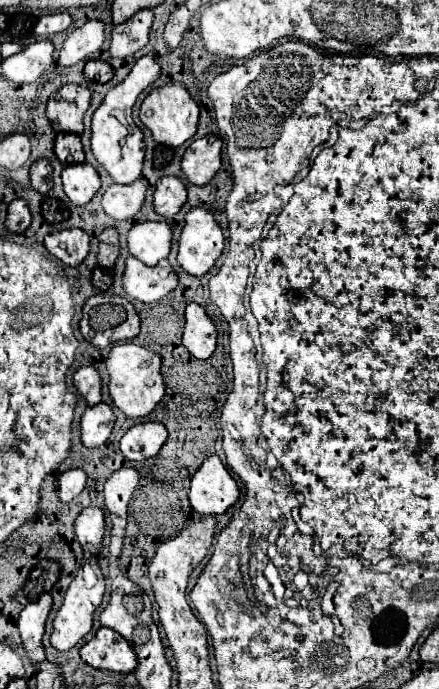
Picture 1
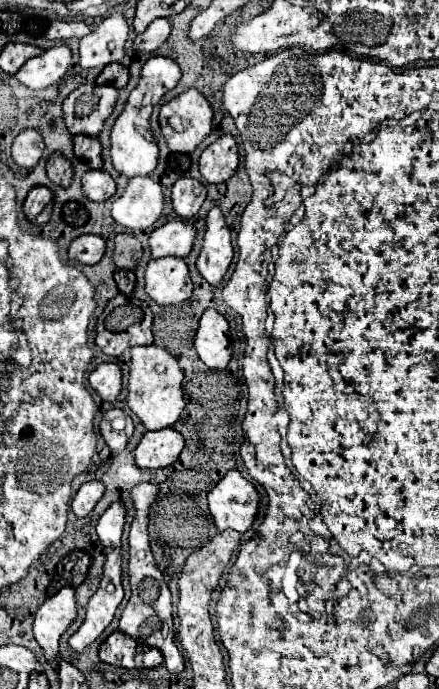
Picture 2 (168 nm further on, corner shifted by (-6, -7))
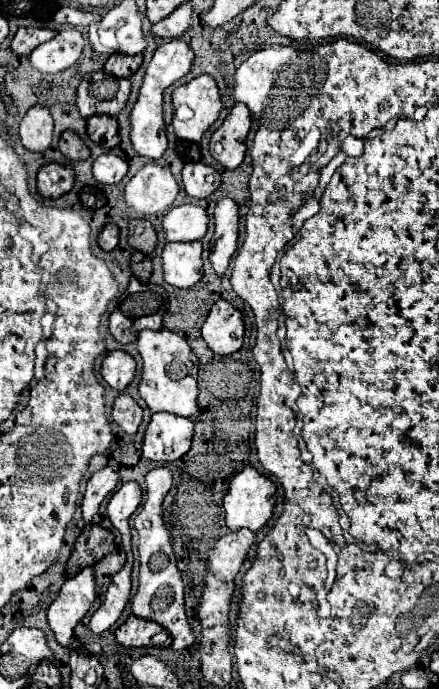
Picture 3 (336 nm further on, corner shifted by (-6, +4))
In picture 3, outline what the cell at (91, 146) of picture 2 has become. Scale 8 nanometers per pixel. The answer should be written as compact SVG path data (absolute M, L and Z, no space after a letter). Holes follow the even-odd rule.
M93 116L87 120L87 134L89 138L103 146L103 148L115 148L121 140L117 136L117 120L113 116Z

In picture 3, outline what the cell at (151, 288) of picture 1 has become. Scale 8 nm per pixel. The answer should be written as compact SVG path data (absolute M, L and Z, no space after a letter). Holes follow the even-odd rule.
M167 242L161 252L163 280L175 288L191 288L203 276L201 242Z

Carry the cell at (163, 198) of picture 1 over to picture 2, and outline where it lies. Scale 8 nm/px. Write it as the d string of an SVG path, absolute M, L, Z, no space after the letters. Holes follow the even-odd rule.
M181 177L175 185L173 185L173 209L179 217L183 219L191 219L203 205L207 197L207 187L191 177Z

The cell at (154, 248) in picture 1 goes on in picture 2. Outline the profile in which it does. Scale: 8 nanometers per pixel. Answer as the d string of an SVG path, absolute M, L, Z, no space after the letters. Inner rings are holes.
M173 219L163 227L155 229L149 237L151 255L157 257L187 257L193 249L195 227L189 221Z

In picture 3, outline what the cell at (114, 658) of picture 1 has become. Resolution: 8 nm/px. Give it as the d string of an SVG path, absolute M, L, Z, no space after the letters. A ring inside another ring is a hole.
M129 616L125 624L121 624L115 630L115 638L121 646L125 648L139 648L139 646L149 646L151 636L163 632L163 628L151 620L143 620L137 616Z

